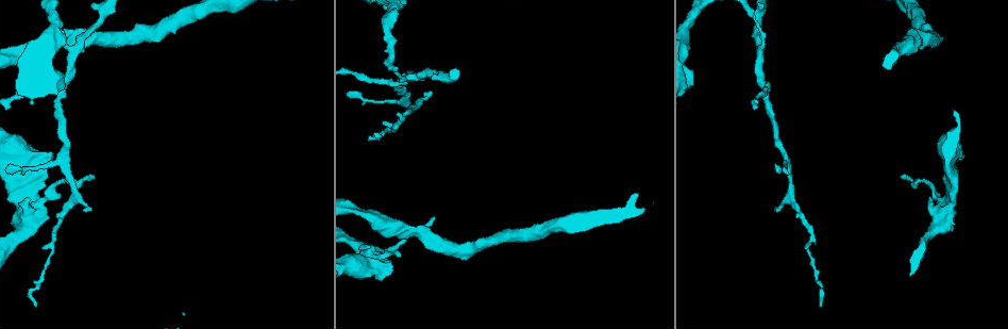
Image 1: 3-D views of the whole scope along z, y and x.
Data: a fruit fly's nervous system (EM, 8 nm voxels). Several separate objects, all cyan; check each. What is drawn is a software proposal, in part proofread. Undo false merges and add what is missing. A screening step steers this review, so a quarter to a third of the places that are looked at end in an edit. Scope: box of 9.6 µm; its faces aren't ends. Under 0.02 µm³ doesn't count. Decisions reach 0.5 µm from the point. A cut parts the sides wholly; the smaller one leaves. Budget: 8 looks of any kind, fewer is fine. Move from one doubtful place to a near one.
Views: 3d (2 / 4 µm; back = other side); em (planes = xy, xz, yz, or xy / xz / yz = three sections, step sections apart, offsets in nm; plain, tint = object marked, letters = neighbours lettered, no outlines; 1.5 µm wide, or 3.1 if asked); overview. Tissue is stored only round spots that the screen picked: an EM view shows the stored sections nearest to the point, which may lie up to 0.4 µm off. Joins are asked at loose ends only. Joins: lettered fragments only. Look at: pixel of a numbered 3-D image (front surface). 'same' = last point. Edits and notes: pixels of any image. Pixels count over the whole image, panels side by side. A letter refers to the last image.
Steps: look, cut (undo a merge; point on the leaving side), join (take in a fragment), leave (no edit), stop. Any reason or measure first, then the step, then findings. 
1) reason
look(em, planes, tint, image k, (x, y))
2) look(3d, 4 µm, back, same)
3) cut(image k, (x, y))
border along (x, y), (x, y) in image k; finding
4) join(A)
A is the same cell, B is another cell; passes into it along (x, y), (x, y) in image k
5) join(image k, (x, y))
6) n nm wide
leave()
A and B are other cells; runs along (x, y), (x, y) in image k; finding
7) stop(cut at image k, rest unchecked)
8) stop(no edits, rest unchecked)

free end
look(3d, 4 µm, back, image 1, (900, 176))

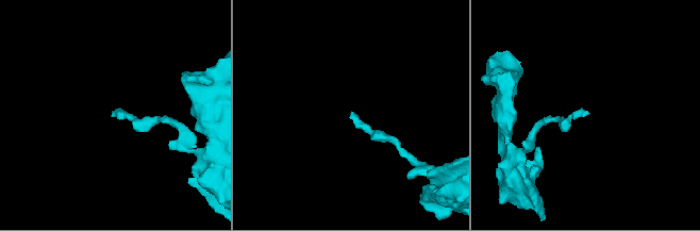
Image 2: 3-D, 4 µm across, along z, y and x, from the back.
look(em, planes, letters, image 2, (586, 115))

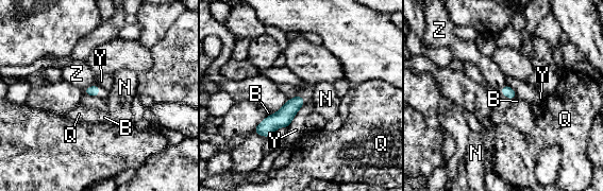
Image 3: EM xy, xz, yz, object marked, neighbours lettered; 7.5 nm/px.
80 nm wide
leave()
B, N, Q, Y and Z are other cells; runs along (301, 101), (280, 119), (257, 131) in image 3; no lettered fragment goes on from it

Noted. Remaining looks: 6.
thick end
look(3d, 4 µm, image 1, (391, 263))

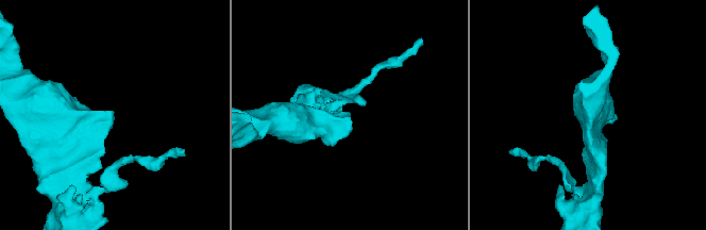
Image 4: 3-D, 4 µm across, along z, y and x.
look(em, yz, step 4, letters, image 4, (110, 111))

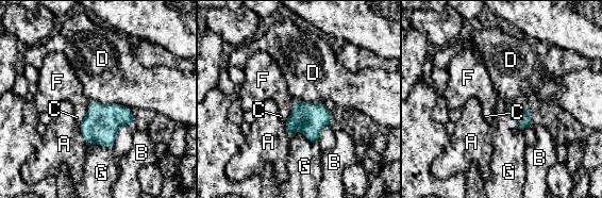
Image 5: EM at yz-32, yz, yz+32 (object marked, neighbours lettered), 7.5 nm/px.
cut it another way
look(em, planes, letters, same)

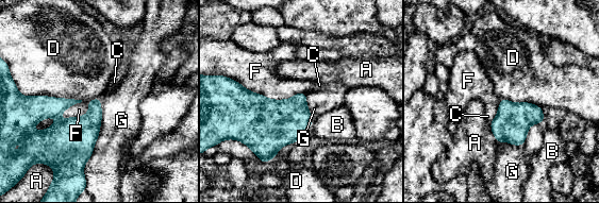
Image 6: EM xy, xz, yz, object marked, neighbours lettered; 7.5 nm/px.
G touches over 600 nm
leave()
A, B, C, D, F and G are other cells; none of them fits

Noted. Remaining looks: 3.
thin neck
look(3d, 2 µm, back, image 1, (69, 39))

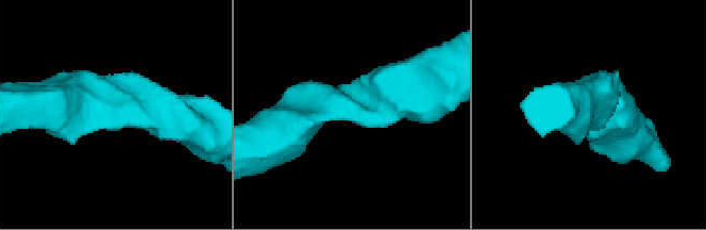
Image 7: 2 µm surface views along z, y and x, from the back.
arms of 380, 380 nm; now the EM
look(em, planes, tint, image 7, (359, 106))

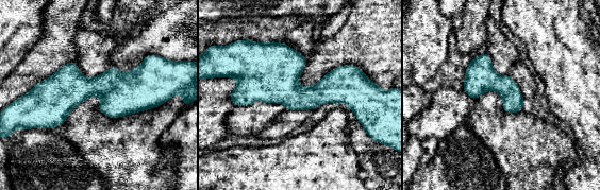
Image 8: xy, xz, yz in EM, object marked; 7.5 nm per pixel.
look(em, planes, letters, same)

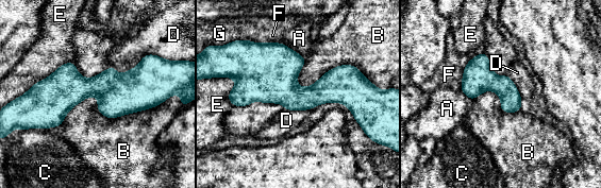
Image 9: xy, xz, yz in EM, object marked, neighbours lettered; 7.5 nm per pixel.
leave()
A, B, C, D, E, F and G are other cells; border along (176, 92), (59, 126) in image 9; one neuron here

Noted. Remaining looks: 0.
stop(no edits, rest unchecked)

